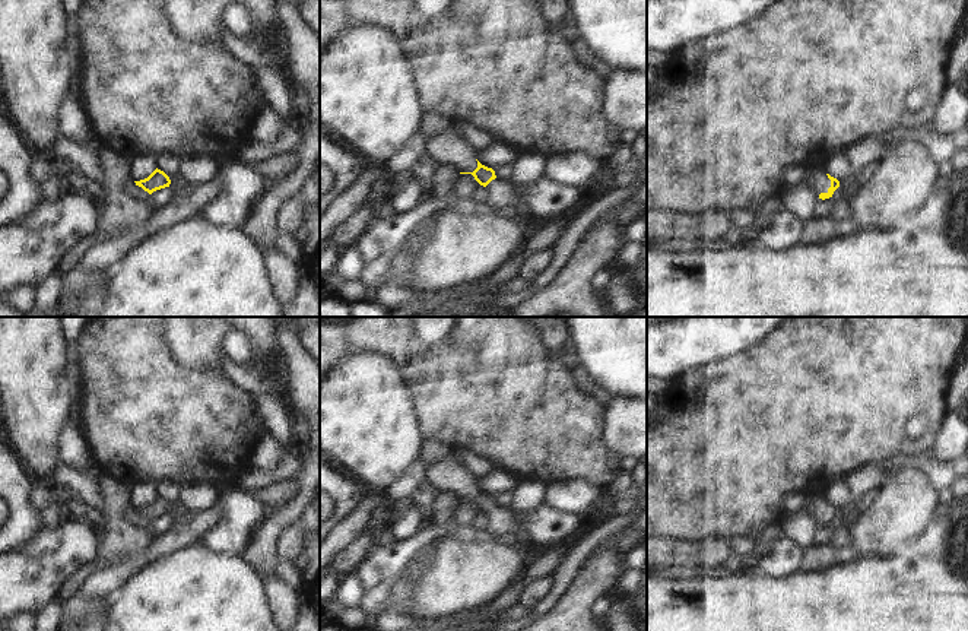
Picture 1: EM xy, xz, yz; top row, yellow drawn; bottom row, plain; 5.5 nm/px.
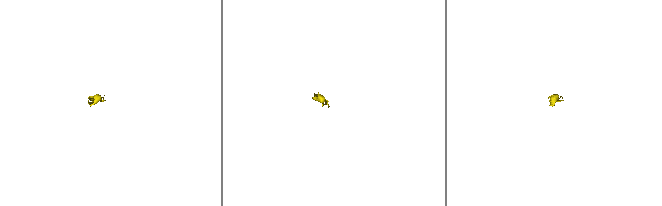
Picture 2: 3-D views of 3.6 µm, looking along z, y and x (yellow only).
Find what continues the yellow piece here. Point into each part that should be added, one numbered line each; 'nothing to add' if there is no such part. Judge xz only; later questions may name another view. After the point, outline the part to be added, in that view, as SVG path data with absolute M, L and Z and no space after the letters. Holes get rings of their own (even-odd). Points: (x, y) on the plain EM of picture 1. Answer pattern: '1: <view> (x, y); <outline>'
1: xz (446, 475); M453 454L426 467L423 482L432 485L439 492L450 491L460 500L473 500L477 495L477 479Z
2: xz (502, 526); M495 505L486 513L486 517L485 538L514 545L517 533L520 532L515 514L510 508Z

